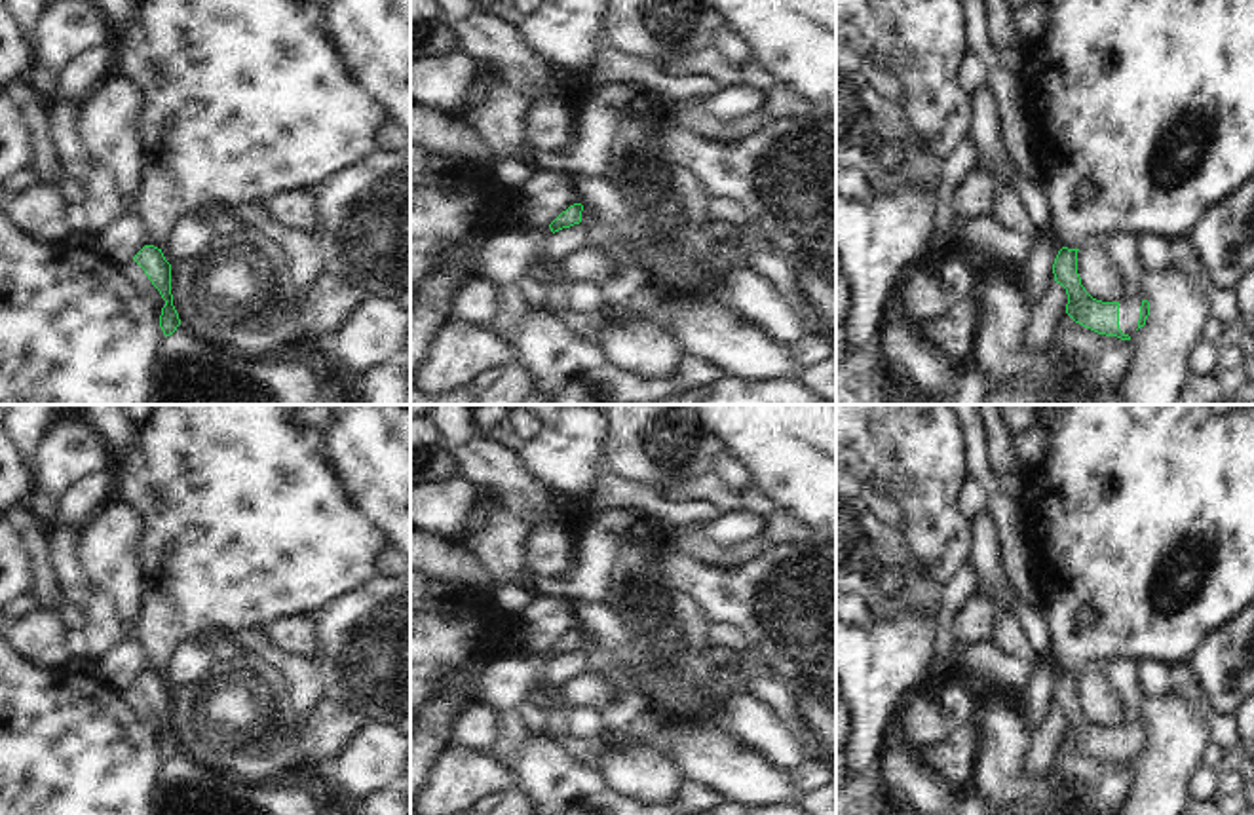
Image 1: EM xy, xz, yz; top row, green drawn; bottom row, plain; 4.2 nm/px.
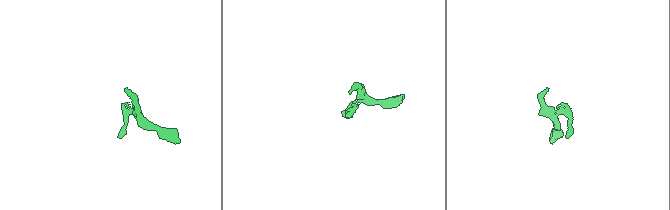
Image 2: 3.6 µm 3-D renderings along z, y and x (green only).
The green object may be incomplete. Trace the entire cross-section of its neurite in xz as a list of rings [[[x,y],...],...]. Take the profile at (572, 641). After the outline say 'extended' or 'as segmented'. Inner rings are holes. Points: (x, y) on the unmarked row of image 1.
[[[574,629],[570,631],[566,636],[562,636],[551,650],[551,657],[559,657],[562,654],[570,654],[574,650],[580,650],[581,648],[581,636],[583,636],[583,631],[581,629]]]; as segmented

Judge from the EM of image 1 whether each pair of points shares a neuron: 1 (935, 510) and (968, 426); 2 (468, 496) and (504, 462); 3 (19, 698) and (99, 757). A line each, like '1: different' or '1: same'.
1: different
2: different
3: same

